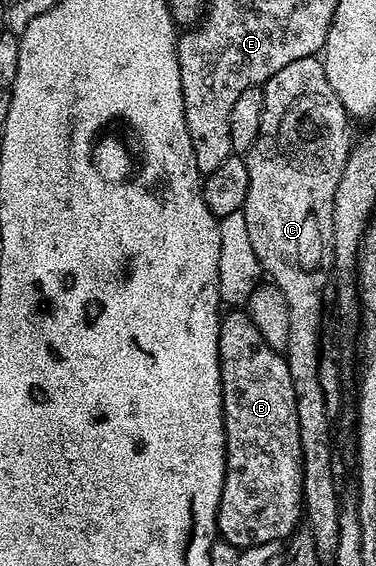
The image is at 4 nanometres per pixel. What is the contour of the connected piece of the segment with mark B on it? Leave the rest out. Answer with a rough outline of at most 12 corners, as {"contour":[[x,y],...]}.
{"contour":[[221,316],[219,540],[296,532],[298,403],[283,352]]}

